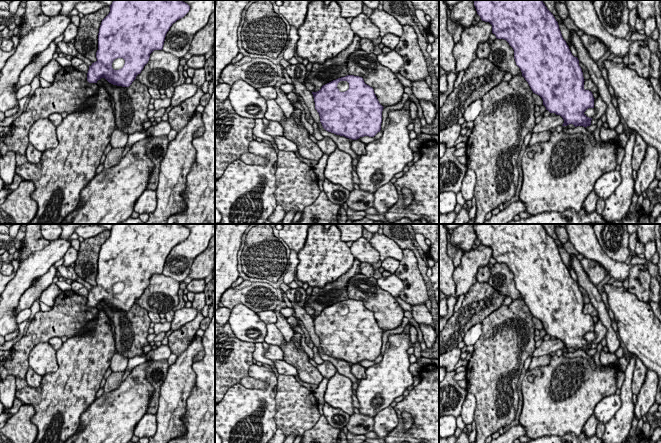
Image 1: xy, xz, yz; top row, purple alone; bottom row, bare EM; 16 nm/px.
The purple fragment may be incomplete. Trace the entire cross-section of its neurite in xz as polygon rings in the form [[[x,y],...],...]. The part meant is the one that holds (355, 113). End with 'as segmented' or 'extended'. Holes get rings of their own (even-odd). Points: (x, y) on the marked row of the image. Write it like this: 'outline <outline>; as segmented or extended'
outline [[[362,77],[338,78],[312,94],[326,131],[352,140],[380,132],[384,107]]]; extended

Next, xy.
outline [[[113,0],[109,14],[102,20],[98,33],[97,61],[89,66],[87,81],[97,83],[105,78],[109,83],[129,87],[148,63],[154,50],[162,50],[167,32],[173,23],[183,18],[190,6],[182,0]]]; extended

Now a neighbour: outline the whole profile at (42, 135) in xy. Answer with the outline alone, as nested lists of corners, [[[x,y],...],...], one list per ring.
[[[49,118],[37,120],[30,128],[28,133],[29,143],[40,151],[51,150],[57,147],[58,140],[56,127]]]

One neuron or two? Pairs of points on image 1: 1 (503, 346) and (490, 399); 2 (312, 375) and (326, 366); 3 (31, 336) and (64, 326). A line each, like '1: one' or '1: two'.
1: one
2: two
3: one

